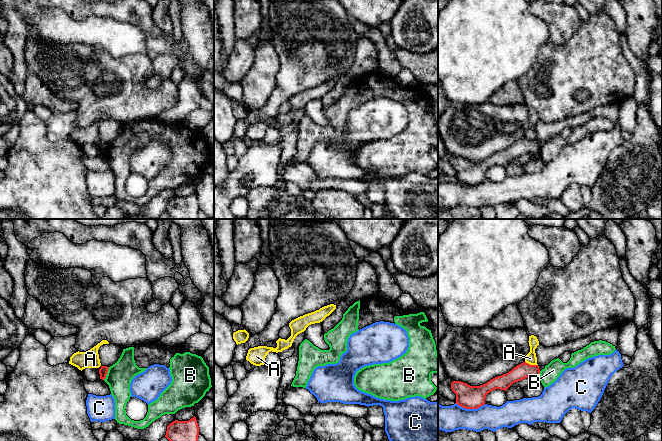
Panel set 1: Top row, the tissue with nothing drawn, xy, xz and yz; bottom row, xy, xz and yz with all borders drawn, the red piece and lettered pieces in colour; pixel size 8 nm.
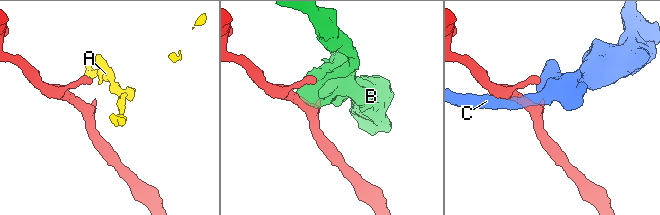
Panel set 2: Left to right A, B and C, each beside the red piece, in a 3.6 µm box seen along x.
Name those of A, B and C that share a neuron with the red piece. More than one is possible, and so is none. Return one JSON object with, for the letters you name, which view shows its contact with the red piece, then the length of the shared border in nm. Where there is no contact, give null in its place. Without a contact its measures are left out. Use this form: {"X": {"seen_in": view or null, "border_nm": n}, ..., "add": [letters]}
{"add": []}

